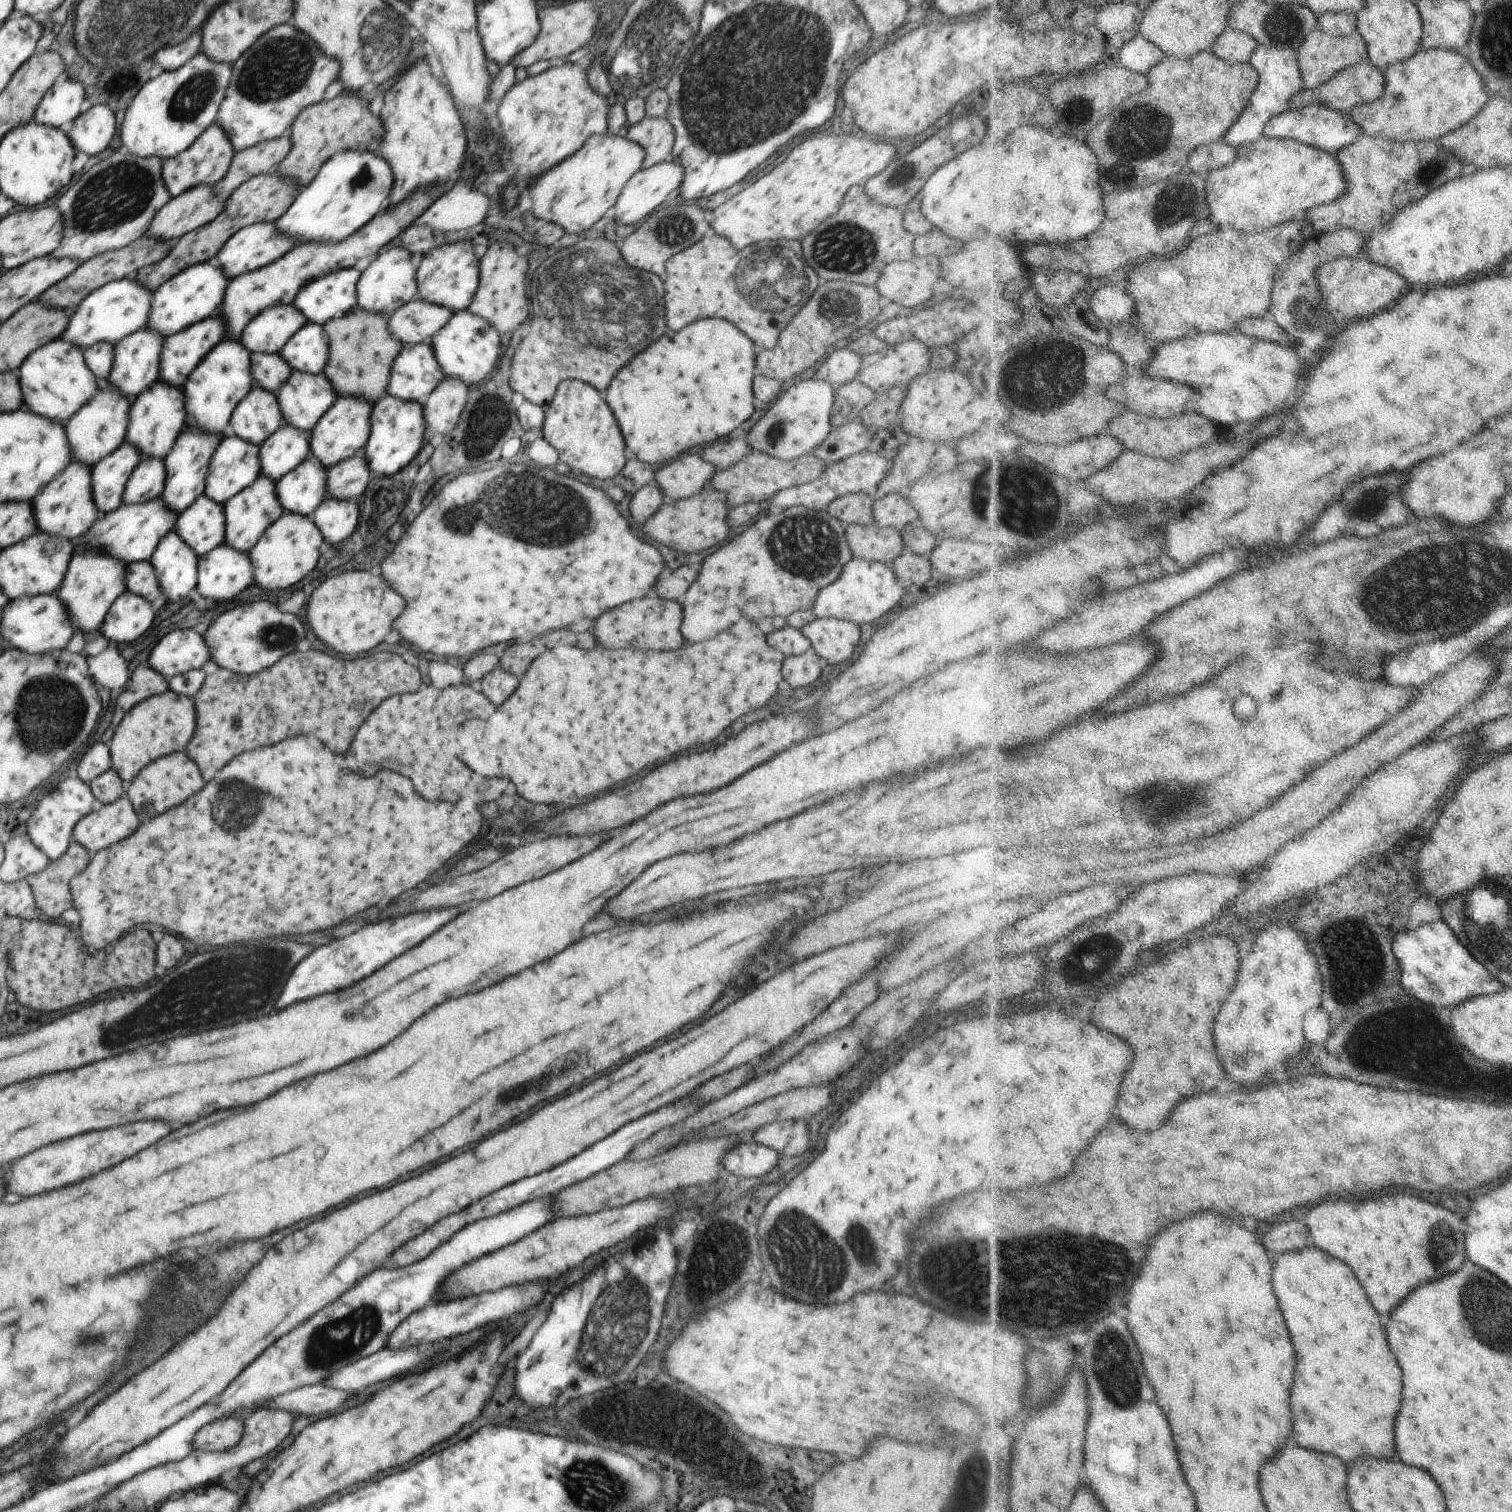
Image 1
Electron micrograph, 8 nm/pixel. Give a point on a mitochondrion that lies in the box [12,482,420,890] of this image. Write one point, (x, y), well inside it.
(53, 724)

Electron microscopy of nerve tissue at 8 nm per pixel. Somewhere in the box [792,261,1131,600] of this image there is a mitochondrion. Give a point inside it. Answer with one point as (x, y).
(1008, 494)

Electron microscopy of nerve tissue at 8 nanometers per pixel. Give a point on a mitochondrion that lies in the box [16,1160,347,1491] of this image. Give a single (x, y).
(91, 1339)

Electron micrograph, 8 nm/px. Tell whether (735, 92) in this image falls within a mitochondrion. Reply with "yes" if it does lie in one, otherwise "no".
yes

